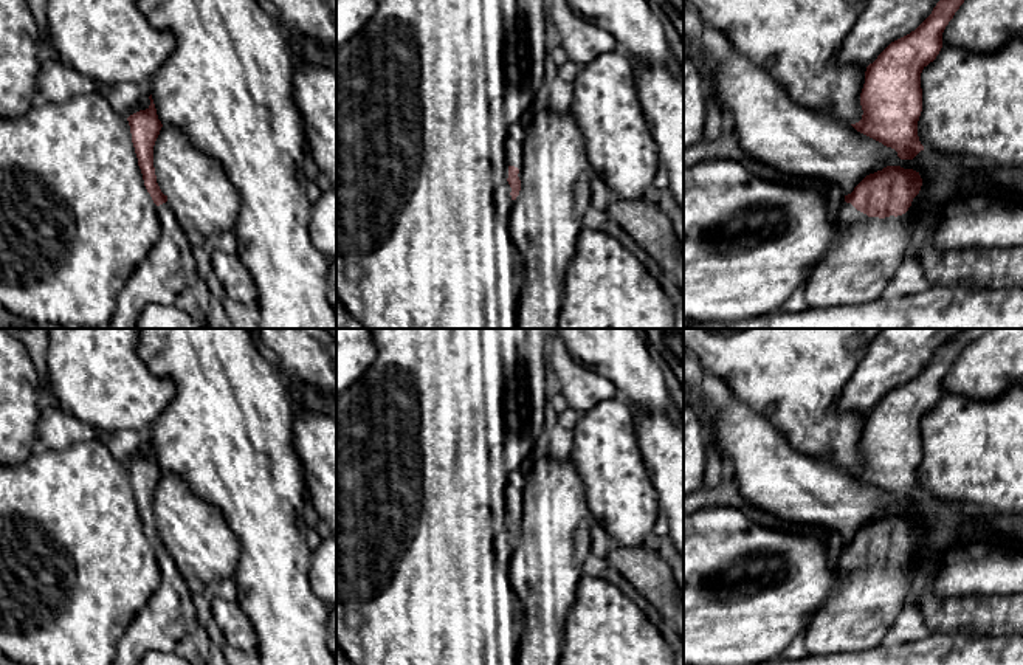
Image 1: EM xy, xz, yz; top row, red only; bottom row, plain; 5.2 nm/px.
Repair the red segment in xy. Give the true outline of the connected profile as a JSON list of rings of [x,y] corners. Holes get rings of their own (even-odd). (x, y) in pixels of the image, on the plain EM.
[[[152,442],[149,446],[150,453],[130,462],[127,468],[144,533],[155,550],[161,578],[155,592],[118,640],[113,665],[140,665],[149,651],[175,651],[178,642],[191,636],[197,626],[194,584],[178,572],[167,543],[157,530],[153,493],[163,471]]]

